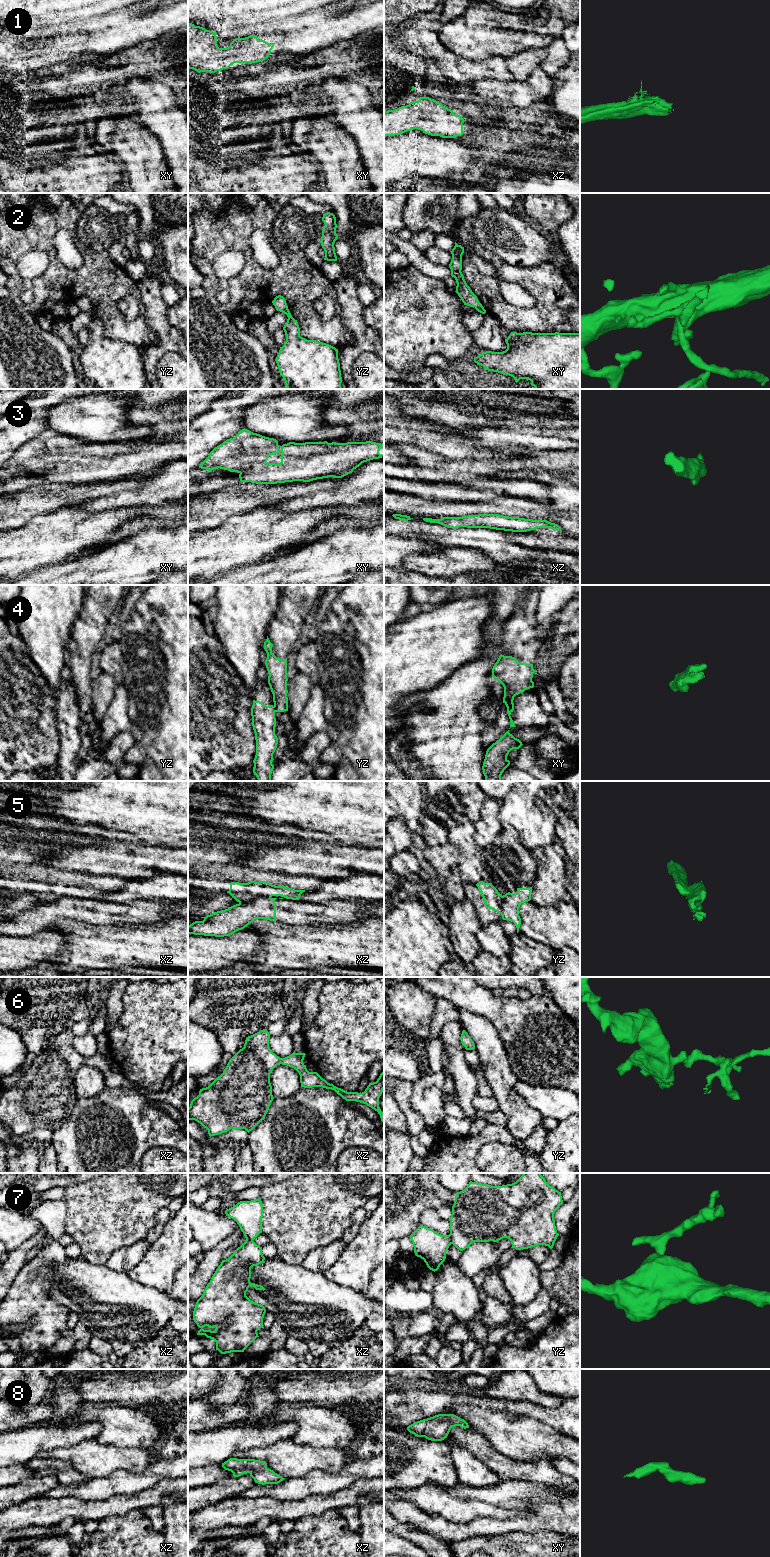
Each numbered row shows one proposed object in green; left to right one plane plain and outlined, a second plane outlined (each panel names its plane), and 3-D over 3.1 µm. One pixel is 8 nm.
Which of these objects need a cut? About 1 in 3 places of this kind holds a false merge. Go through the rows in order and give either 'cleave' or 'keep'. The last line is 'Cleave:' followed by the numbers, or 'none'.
1: keep
2: keep
3: keep
4: cleave
5: cleave
6: keep
7: cleave
8: keep
Cleave: 4, 5, 7

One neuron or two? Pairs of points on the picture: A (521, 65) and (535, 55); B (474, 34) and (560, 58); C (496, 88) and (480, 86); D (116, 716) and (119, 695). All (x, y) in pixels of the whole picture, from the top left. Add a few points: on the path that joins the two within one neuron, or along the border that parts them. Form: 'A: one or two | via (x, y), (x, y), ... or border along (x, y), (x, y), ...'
A: one | via (524, 63), (532, 58)
B: two | border along (560, 36), (555, 36), (545, 48)
C: one | via (492, 88), (484, 88)
D: one | via (118, 711), (119, 700)

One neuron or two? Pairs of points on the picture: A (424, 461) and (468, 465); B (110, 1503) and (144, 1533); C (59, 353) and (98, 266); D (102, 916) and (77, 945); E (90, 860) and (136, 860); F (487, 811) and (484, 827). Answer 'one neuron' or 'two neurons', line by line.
A: one neuron
B: two neurons
C: two neurons
D: two neurons
E: one neuron
F: one neuron

